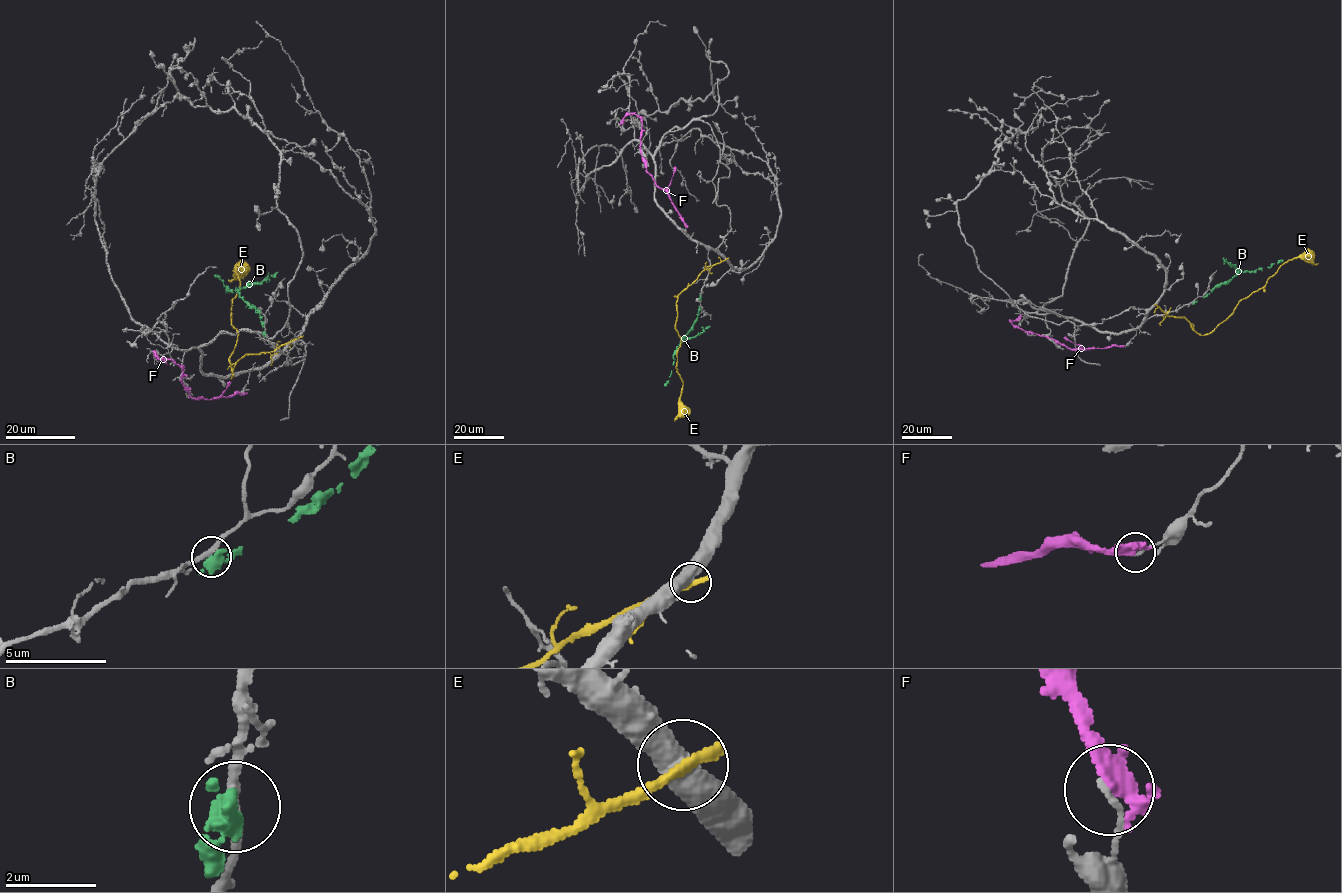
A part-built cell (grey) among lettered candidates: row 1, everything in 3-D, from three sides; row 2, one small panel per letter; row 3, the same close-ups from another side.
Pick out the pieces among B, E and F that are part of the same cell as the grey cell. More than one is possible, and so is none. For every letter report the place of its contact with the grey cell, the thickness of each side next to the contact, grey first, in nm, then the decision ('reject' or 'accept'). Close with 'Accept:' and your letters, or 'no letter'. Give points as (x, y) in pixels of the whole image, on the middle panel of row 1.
B: (701, 296) | 220/480 nm | reject
E: (726, 259) | 550/320 nm | reject
F: (685, 226) | 110/500 nm | reject
Accept: no letter

